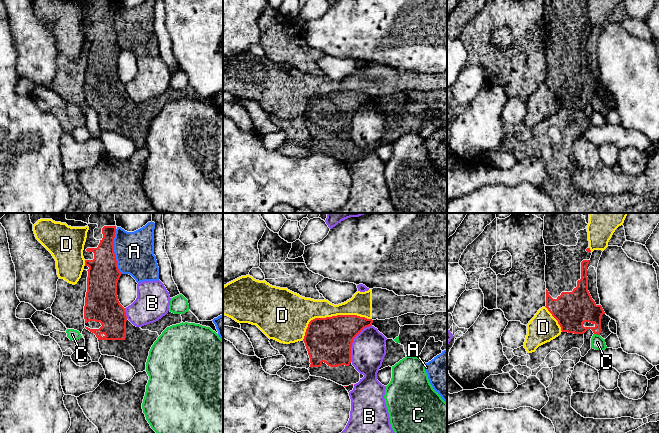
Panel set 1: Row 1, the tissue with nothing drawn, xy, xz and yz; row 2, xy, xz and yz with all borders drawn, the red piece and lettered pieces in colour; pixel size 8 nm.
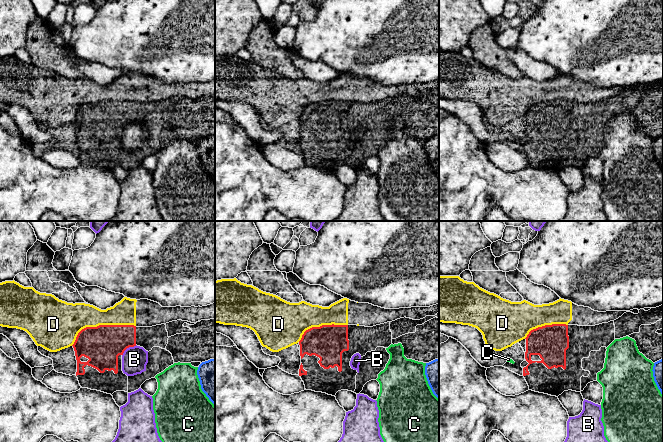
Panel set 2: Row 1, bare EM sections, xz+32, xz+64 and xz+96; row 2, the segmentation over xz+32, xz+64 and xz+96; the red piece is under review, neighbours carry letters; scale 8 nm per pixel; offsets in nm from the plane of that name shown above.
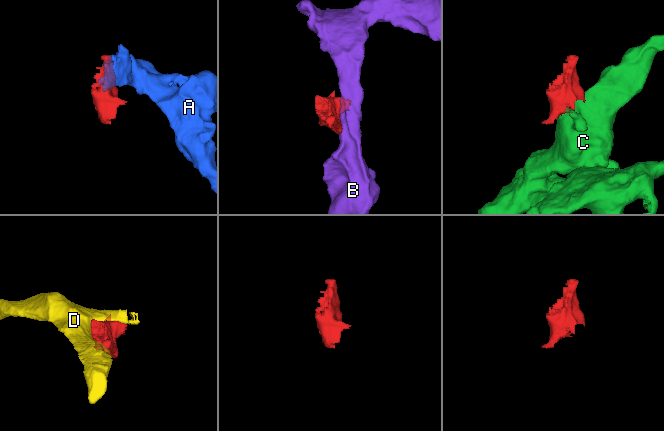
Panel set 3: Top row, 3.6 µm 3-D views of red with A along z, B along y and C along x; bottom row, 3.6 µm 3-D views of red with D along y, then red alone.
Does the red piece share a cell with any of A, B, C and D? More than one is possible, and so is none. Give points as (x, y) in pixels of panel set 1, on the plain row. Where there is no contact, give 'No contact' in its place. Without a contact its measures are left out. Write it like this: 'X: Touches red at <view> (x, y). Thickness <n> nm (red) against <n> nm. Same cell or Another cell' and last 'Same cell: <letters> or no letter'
A: Touches red at xy (113, 27). Thickness 260 nm (red) against 320 nm. Another cell
B: Touches red at xz (352, 117). Thickness 360 nm (red) against 280 nm. Another cell
C: Touches red at yz (597, 110). Thickness 240 nm (red) against 110 nm. Another cell
D: Touches red at xz (332, 92). Thickness 360 nm (red) against 220 nm. Another cell
Same cell: no letter

